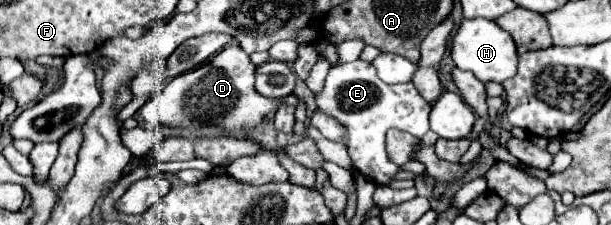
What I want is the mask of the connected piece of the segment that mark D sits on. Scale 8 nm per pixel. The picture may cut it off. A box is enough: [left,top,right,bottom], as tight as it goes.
[141,44,277,136]

